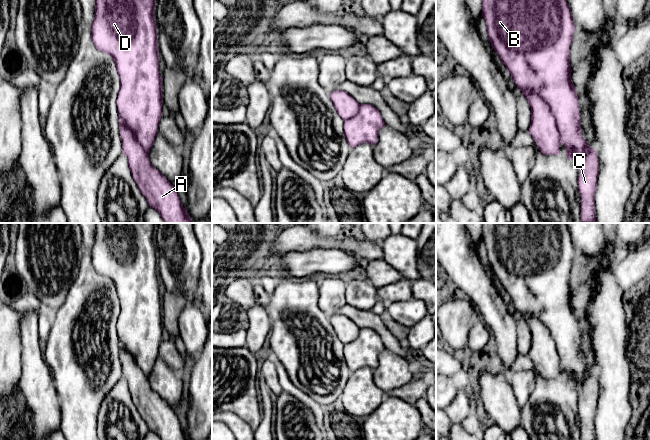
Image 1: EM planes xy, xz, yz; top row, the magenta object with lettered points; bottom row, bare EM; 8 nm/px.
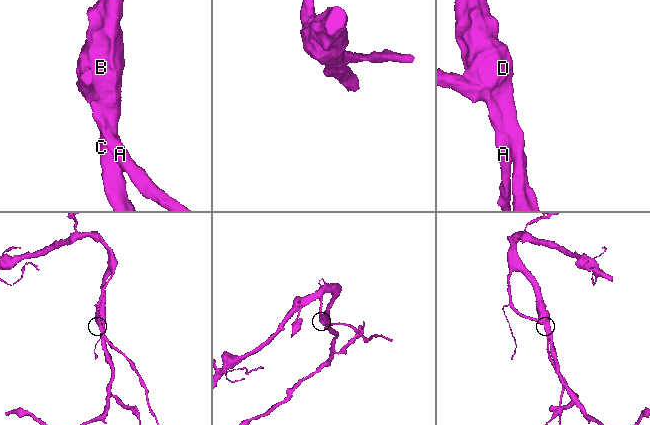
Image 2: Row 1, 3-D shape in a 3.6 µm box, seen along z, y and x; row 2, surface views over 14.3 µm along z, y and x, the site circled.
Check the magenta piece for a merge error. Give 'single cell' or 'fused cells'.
single cell

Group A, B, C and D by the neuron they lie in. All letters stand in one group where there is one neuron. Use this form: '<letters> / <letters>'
A B C D

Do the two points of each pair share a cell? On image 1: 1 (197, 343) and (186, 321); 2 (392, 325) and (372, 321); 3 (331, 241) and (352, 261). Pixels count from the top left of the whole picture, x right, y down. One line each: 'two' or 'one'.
1: one
2: two
3: two

